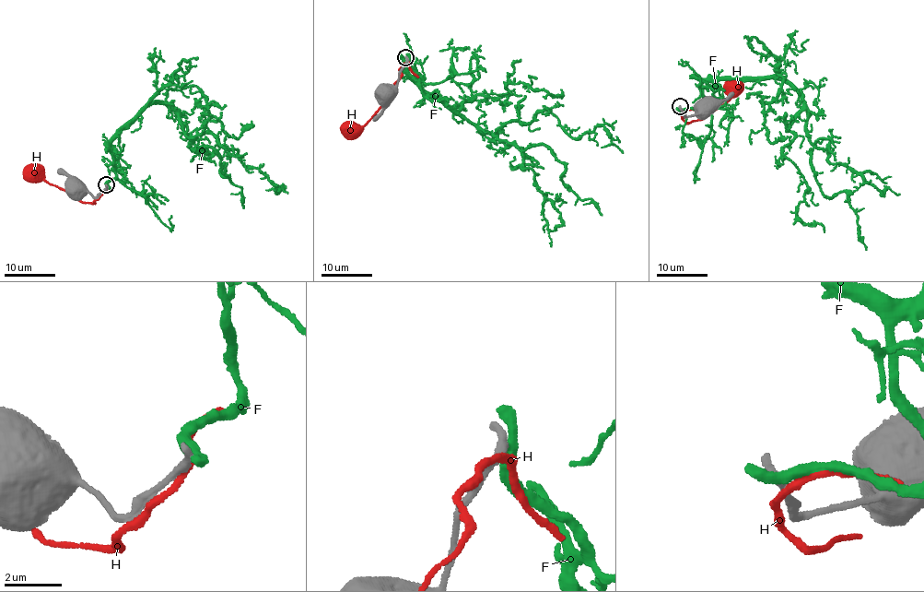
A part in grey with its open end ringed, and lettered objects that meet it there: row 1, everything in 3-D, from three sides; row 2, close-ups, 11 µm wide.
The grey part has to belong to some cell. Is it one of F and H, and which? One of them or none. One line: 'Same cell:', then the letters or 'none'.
Same cell: none

